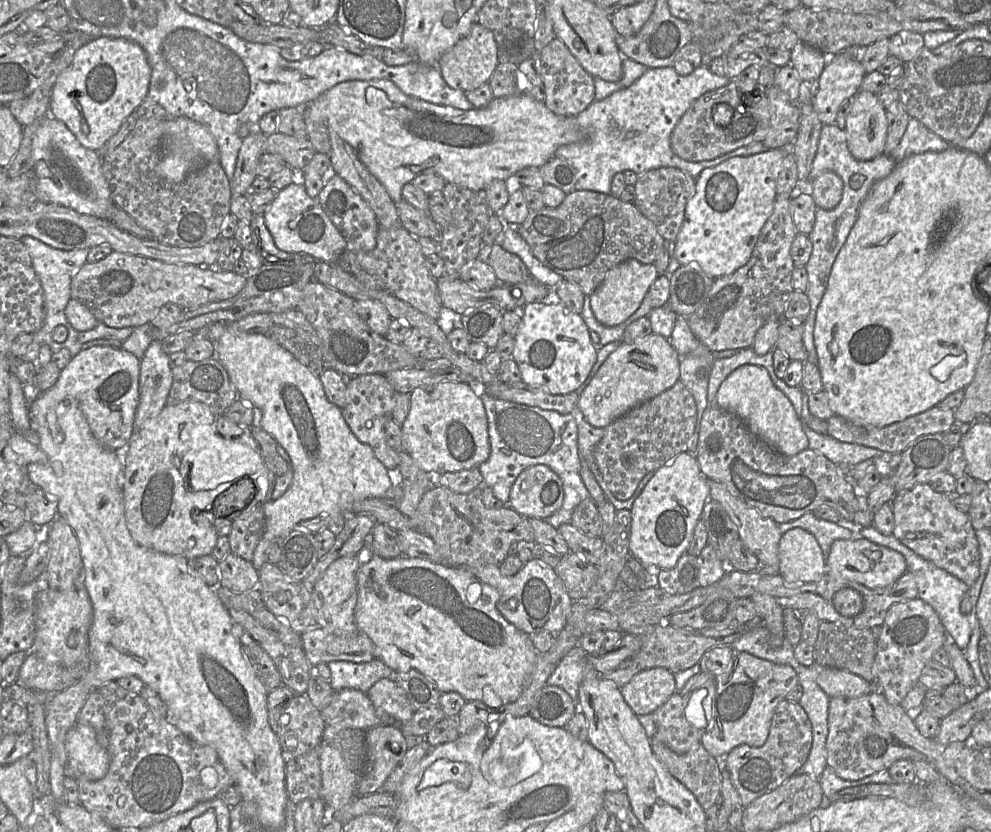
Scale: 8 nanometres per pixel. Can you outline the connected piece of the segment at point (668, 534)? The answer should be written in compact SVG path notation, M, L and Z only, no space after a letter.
M687 452L678 454L670 463L656 470L635 499L631 513L631 531L629 539L630 553L646 566L647 574L655 581L656 569L673 568L690 544L697 522L701 519L705 503L710 499L708 478L701 472L696 456Z

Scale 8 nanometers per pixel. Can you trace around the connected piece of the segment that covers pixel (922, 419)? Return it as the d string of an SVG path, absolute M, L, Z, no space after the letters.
M934 406L901 422L893 423L884 427L856 425L837 415L829 418L827 420L827 425L828 435L841 442L876 448L890 454L902 454L902 452L920 436L944 433L951 427L955 420L955 410L942 409L938 406Z

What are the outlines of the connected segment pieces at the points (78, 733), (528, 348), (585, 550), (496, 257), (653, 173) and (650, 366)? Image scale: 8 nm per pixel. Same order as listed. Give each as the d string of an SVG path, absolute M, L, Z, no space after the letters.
M77 722L67 735L66 752L66 776L99 780L106 775L110 754L99 743L95 730L90 725Z
M542 301L526 304L521 310L521 323L514 336L512 358L521 372L522 382L545 387L553 395L574 392L583 384L597 360L595 350L581 314L570 311L562 302L547 304Z
M564 523L556 528L570 551L585 557L587 561L599 565L603 548L603 537L588 537L571 524Z
M497 243L491 245L487 263L494 270L498 283L501 284L515 285L530 276L524 262Z
M662 167L637 174L634 204L656 227L666 243L674 243L684 220L686 204L694 194L696 179L675 167Z
M651 333L632 344L621 343L580 394L578 409L592 426L605 428L630 410L655 398L679 381L679 357L669 339Z

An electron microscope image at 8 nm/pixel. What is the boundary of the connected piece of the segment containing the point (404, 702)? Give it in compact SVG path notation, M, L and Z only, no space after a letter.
M390 678L378 680L367 696L376 709L387 713L397 724L409 721L415 713L404 689Z

